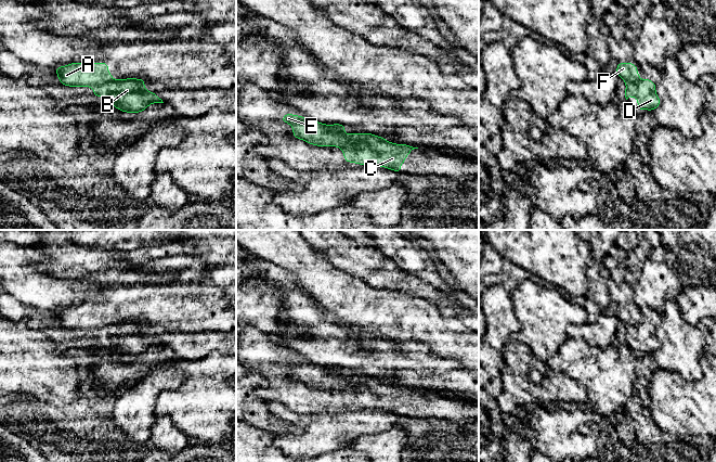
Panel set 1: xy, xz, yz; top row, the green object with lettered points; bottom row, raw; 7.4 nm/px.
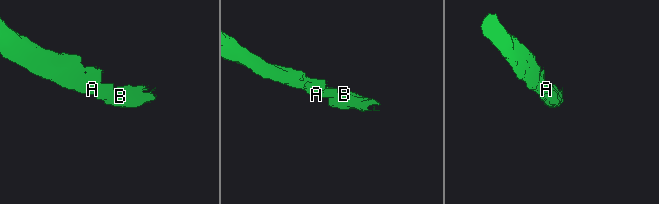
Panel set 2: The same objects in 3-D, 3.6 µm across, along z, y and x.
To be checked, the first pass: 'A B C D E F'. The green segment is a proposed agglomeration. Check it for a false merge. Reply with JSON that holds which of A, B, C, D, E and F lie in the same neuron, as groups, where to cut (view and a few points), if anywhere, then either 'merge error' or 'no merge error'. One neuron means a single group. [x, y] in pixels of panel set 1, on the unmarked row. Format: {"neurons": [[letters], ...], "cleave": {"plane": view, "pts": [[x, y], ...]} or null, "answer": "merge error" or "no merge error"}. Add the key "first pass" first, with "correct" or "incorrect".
{"first pass": "incorrect", "neurons": [["A", "E", "F"], ["B", "C", "D"]], "cleave": {"plane": "xz", "pts": [[324, 368], [333, 374], [339, 374], [346, 382], [347, 387]]}, "answer": "merge error"}

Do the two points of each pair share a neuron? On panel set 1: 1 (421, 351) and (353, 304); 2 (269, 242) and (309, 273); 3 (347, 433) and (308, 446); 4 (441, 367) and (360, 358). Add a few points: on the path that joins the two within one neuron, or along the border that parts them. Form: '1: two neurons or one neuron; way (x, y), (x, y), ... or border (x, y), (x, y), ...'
1: two neurons; border (381, 335), (399, 343), (418, 341), (430, 348)
2: one neuron; way (278, 244), (299, 265)
3: one neuron; way (337, 433), (317, 438)
4: one neuron; way (420, 358), (380, 358)

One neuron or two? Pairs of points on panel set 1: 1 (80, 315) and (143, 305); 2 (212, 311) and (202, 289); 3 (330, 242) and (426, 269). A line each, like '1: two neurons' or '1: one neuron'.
1: one neuron
2: two neurons
3: two neurons

